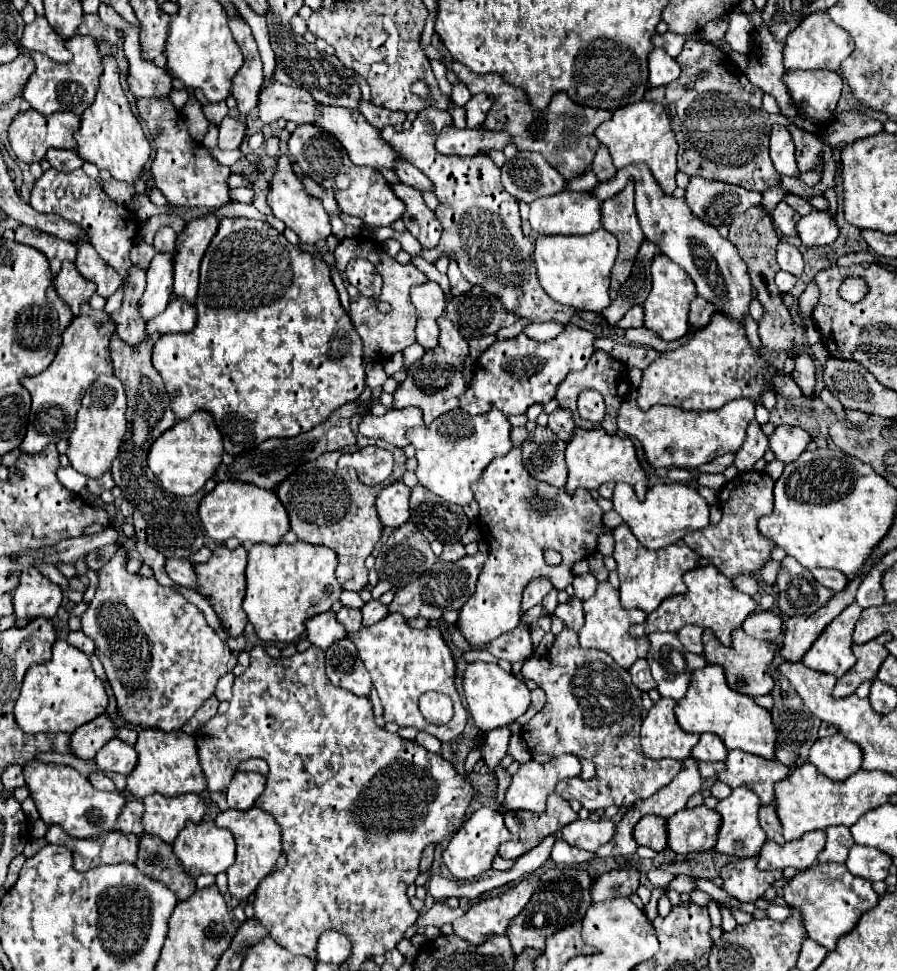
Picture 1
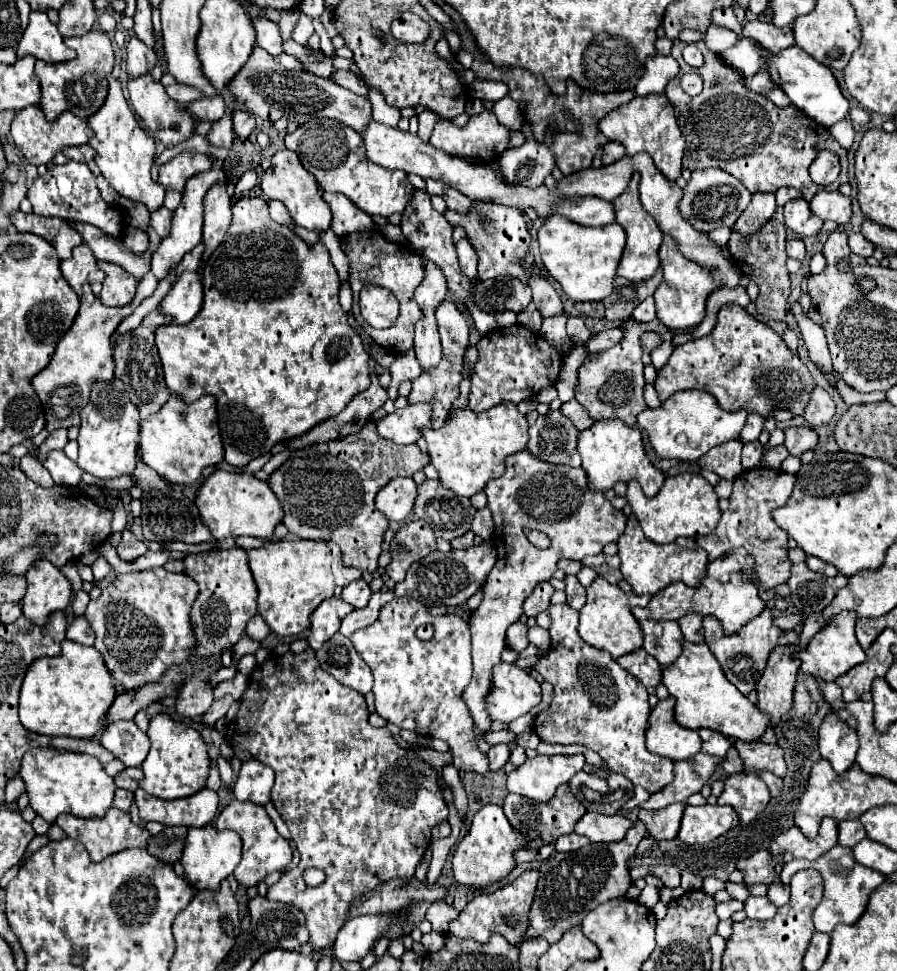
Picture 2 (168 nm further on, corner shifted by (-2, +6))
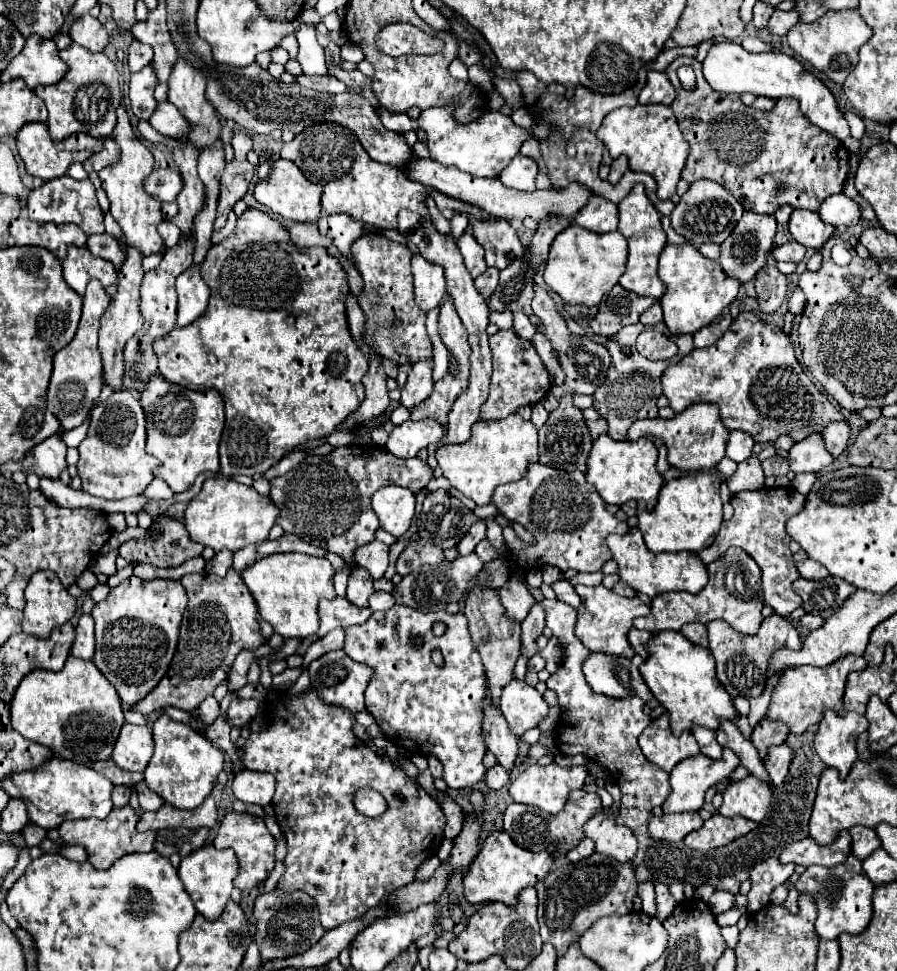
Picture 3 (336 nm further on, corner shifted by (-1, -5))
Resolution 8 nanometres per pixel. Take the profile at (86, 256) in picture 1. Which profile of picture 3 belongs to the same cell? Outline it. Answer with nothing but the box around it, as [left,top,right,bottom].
[99,247,143,391]

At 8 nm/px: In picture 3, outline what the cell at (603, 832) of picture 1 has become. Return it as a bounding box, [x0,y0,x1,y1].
[583,815,637,861]

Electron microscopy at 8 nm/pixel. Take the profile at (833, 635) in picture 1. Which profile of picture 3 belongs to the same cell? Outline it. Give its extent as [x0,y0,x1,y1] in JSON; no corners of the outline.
[767,655,867,733]

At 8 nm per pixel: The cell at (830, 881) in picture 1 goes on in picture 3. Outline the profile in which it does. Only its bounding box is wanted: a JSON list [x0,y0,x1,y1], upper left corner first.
[795,855,875,939]

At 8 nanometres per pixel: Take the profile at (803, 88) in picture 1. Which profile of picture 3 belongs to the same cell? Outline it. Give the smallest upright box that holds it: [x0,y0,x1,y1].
[703,41,849,141]

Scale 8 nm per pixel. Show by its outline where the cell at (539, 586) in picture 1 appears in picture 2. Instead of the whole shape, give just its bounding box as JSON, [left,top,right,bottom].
[524,582,554,618]

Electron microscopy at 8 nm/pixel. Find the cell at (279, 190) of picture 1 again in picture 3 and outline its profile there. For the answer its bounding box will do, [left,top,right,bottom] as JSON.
[255,159,321,223]

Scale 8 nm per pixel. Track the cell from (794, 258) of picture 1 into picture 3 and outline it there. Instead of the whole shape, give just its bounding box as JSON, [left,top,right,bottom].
[773,241,805,263]

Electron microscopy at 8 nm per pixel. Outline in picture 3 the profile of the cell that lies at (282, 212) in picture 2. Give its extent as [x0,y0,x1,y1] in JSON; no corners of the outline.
[287,223,331,247]

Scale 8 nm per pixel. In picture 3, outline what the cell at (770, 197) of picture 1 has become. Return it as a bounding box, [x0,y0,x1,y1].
[721,211,775,285]

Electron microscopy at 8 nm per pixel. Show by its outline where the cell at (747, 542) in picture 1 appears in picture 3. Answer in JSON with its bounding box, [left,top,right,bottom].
[699,487,805,617]

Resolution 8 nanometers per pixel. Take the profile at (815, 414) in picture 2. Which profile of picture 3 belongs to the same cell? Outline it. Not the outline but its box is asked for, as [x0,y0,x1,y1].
[821,421,849,459]

